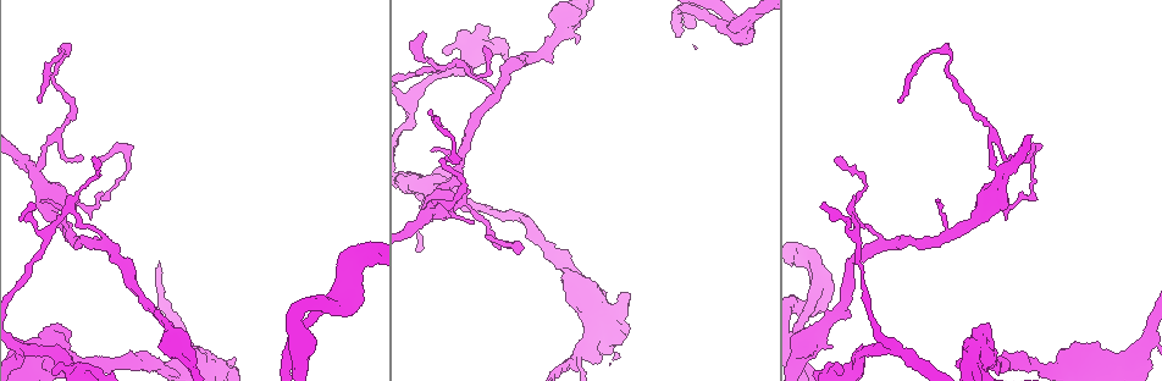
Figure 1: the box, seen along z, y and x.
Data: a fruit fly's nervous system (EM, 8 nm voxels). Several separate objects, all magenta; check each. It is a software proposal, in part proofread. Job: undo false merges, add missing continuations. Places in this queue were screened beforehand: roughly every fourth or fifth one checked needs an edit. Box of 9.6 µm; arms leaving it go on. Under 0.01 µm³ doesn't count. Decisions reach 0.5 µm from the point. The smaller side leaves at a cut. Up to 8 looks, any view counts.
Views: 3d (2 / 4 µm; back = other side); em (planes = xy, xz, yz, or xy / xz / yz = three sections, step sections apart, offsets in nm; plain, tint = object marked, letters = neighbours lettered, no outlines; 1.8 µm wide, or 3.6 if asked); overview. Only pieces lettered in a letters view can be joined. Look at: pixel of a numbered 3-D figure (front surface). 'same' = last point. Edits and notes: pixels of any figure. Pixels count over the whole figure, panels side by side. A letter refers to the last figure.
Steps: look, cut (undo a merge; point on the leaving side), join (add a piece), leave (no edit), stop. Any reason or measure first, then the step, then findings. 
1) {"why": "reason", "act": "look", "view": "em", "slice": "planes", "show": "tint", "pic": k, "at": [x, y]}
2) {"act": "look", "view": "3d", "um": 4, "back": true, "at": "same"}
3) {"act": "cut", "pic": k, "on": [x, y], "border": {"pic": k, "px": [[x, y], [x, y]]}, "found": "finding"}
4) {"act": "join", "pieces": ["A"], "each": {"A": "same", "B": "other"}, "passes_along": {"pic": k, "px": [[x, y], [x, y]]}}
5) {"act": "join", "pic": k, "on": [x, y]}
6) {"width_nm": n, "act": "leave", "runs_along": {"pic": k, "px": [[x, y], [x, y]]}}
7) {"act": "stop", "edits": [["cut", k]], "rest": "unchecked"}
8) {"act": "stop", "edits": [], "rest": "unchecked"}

{"why": "thick end", "act": "look", "view": "3d", "um": 4, "back": true, "pic": 1, "at": [235, 358]}

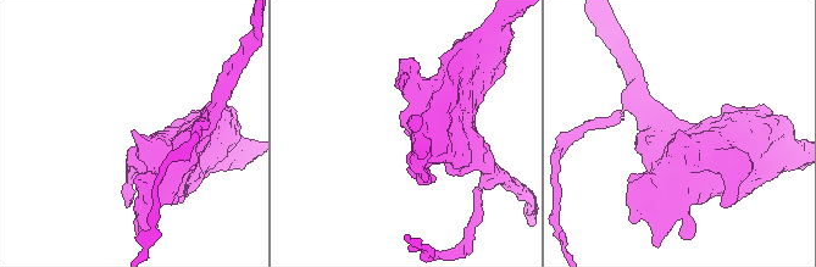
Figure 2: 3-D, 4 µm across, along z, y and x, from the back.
{"why": "need the tissue", "act": "look", "view": "em", "um": 3.6, "slice": "planes", "show": "letters", "pic": 2, "at": [680, 129]}

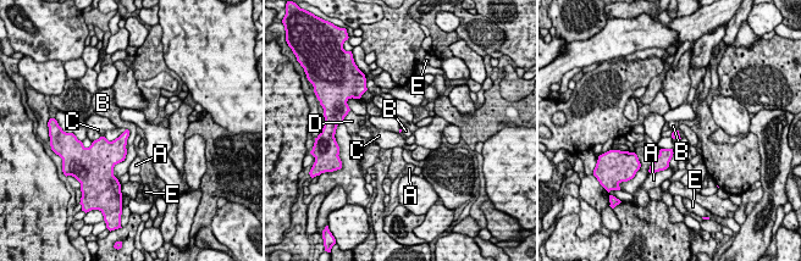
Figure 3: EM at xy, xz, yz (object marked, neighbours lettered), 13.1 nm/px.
{"act": "leave", "each": {"A": "other", "B": "other", "C": "other", "D": "other", "E": "other"}, "border": {"pic": 3, "px": [[127, 149], [126, 156], [112, 168]]}, "found": "no lettered piece goes on from it"}

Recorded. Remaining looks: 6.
{"why": "abrupt turn", "act": "look", "view": "em", "slice": "planes", "show": "plain", "pic": 1, "at": [817, 271]}

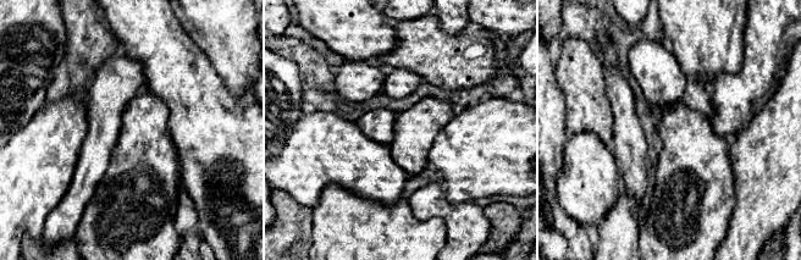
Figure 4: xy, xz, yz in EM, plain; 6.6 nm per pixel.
{"why": "what lies round it", "act": "look", "view": "em", "slice": "planes", "show": "letters", "at": "same"}

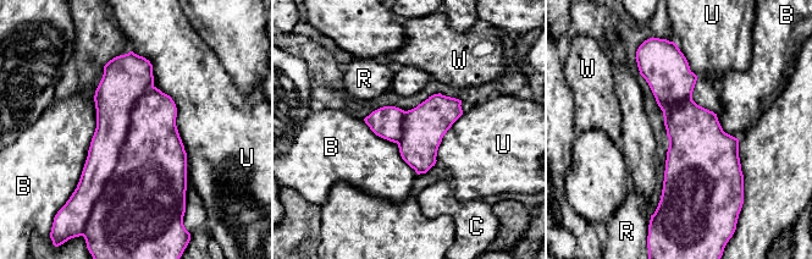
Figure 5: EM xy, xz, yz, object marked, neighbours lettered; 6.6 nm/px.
{"act": "leave", "each": {"B": "other", "C": "other", "R": "other", "U": "other", "W": "other"}, "border": {"pic": 5, "px": [[94, 97], [95, 131], [76, 187]]}, "found": "all the same cell"}

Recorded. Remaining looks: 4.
{"why": "thick turns thin", "act": "look", "view": "em", "um": 3.6, "slice": "planes", "show": "plain", "pic": 1, "at": [563, 18]}

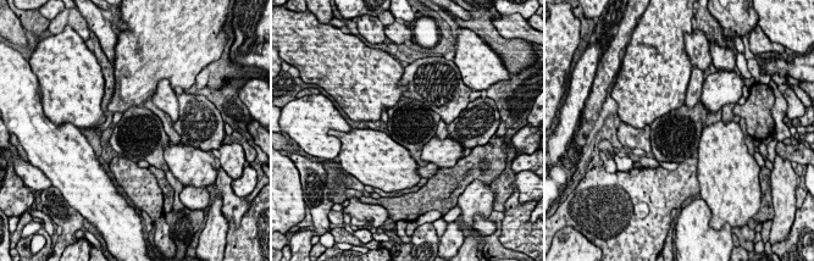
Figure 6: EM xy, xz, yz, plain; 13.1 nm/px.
{"why": "see the neighbours", "act": "look", "view": "em", "um": 3.6, "slice": "planes", "show": "letters", "at": "same"}

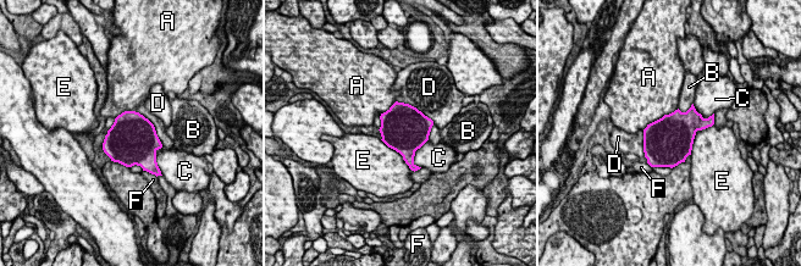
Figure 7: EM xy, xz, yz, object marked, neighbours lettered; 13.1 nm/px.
{"act": "leave", "each": {"A": "other", "B": "other", "C": "other", "D": "other", "E": "other", "F": "other"}, "border": {"pic": 7, "px": [[713, 123], [696, 132], [690, 154]]}, "found": "one cell here"}

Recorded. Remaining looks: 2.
{"act": "stop", "edits": [], "rest": "unchecked"}

